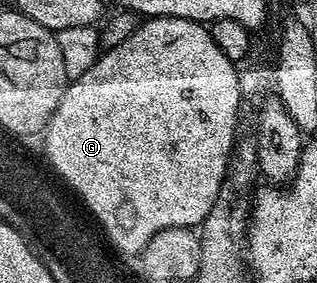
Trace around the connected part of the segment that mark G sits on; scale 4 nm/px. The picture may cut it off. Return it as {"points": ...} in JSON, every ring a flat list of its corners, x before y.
{"points":[[155,16,152,18,145,18,140,21,138,28,131,34,126,41,120,41,113,47,106,47,102,51,101,55,97,57,97,61,91,66,91,70,87,70,87,74,83,74,77,80,69,80,63,98,59,102,59,106,55,110,55,114,51,114,48,124,43,129,43,137,45,136,45,156,48,167,52,169,54,173,72,191,75,193,78,200,89,209,94,220,101,225,106,237,111,241,112,247,116,249,118,253,121,252,133,252,133,254,139,254,147,246,147,242,151,242,151,238,155,234,159,234,163,230,168,228,191,228,196,229,200,225,201,221,205,219,205,216,211,210,211,206,217,201,217,195,219,194,219,186,223,182,225,177,225,171,229,165,229,155,233,153,233,145,238,139,239,133,237,133,237,111,243,108,243,101,241,98,241,91,239,90,239,68,234,61,227,58,227,54,223,54,223,50,219,50,219,46,215,46,215,38,212,31,206,25,197,24,194,20,188,20,187,18,171,18,170,16]]}

